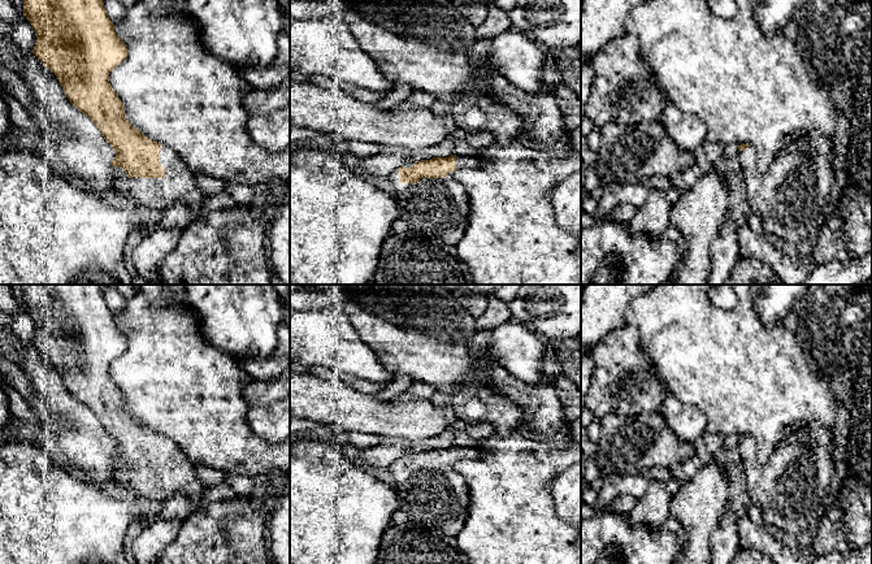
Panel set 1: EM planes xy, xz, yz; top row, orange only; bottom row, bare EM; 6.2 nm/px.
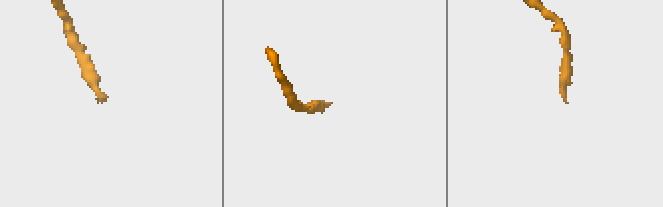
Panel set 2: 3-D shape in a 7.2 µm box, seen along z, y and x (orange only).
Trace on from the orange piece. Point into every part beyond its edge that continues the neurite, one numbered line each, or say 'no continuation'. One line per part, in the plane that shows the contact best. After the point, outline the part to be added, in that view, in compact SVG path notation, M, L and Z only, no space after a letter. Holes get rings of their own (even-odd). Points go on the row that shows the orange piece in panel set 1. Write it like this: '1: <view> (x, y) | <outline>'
1: xy (178, 183) | M165 146L160 149L160 165L165 169L162 178L130 178L122 168L113 166L114 186L125 196L161 212L181 200L192 211L194 218L199 218L208 195L196 186L195 174Z

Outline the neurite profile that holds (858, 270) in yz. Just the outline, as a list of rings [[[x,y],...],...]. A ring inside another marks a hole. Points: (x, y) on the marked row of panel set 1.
[[[872,253],[816,266],[801,285],[860,285],[872,278]]]

